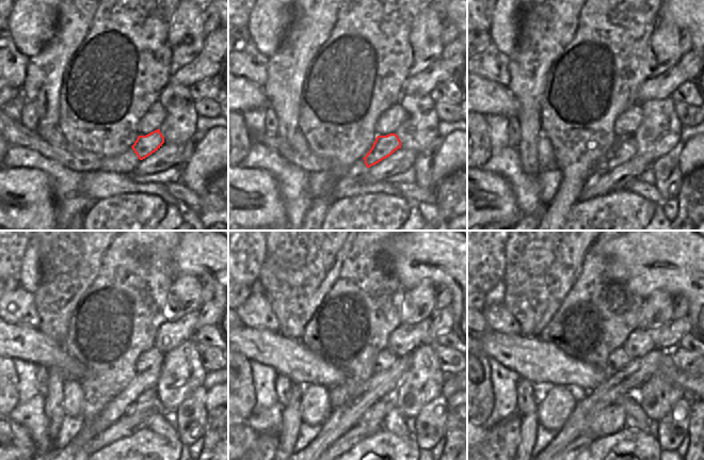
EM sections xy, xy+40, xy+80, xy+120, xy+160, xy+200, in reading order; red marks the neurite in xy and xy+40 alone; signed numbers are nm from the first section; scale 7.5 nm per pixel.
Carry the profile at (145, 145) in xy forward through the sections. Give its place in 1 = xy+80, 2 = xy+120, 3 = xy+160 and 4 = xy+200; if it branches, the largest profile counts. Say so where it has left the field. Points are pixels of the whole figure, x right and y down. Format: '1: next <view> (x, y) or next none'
1: next xy+80 (625, 148)
2: next xy+120 (148, 399)
3: next xy+160 (376, 414)
4: next xy+200 (608, 427)

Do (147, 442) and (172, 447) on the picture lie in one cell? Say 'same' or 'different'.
same

